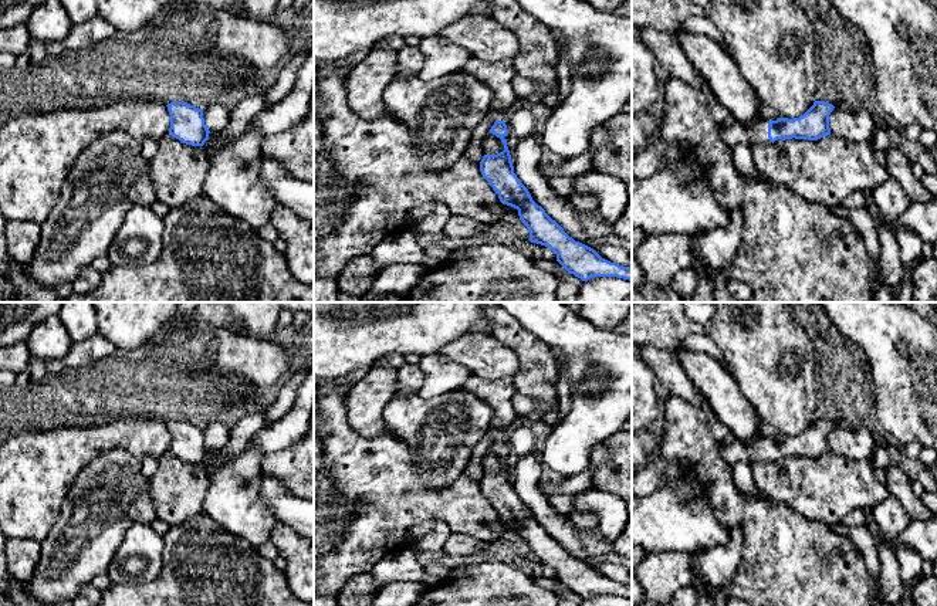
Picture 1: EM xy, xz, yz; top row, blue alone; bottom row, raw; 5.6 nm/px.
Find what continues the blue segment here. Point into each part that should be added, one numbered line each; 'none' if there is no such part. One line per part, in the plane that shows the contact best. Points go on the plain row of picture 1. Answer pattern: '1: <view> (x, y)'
1: yz (666, 365)

